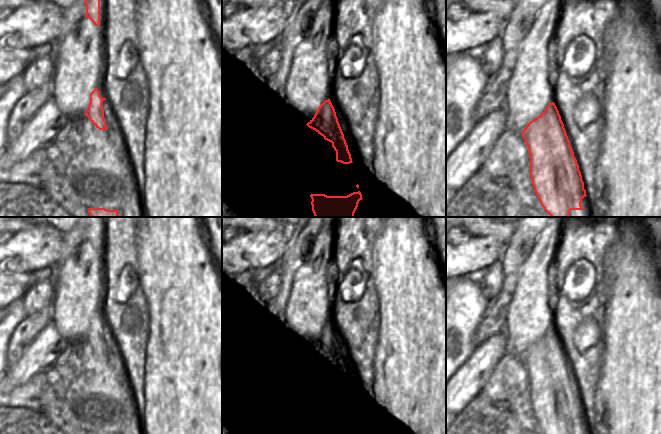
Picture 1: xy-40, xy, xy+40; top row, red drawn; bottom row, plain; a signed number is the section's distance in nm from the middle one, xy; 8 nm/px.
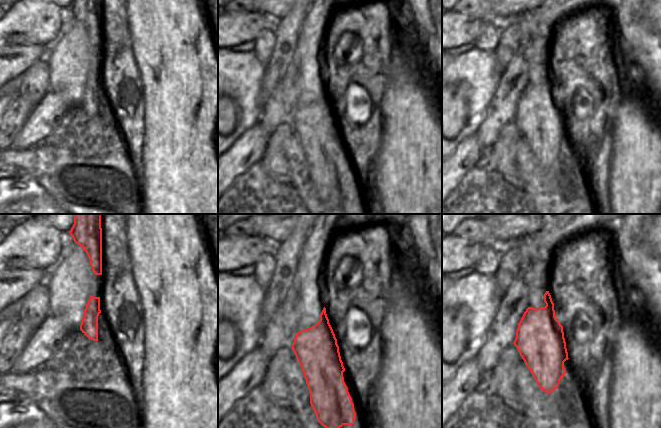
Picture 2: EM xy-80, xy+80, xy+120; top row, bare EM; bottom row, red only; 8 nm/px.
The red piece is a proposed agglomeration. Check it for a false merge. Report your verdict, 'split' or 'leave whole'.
split

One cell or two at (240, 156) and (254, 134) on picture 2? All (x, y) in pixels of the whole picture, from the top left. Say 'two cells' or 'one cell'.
one cell

